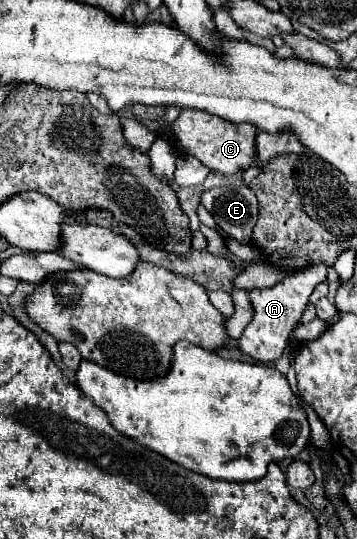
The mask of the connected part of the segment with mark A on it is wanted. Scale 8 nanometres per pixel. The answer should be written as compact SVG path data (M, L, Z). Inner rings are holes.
M317 263L317 265L309 265L301 271L295 271L293 275L289 275L287 279L283 279L281 283L277 283L275 287L267 287L267 289L251 289L249 291L249 299L251 299L251 307L253 307L253 319L251 323L245 327L243 335L239 337L239 351L247 357L251 357L257 363L263 365L273 365L273 361L277 361L291 337L291 331L295 329L295 325L299 323L307 303L309 303L309 295L313 293L313 289L323 283L327 279L327 271L329 267L337 265L325 265L325 263Z

